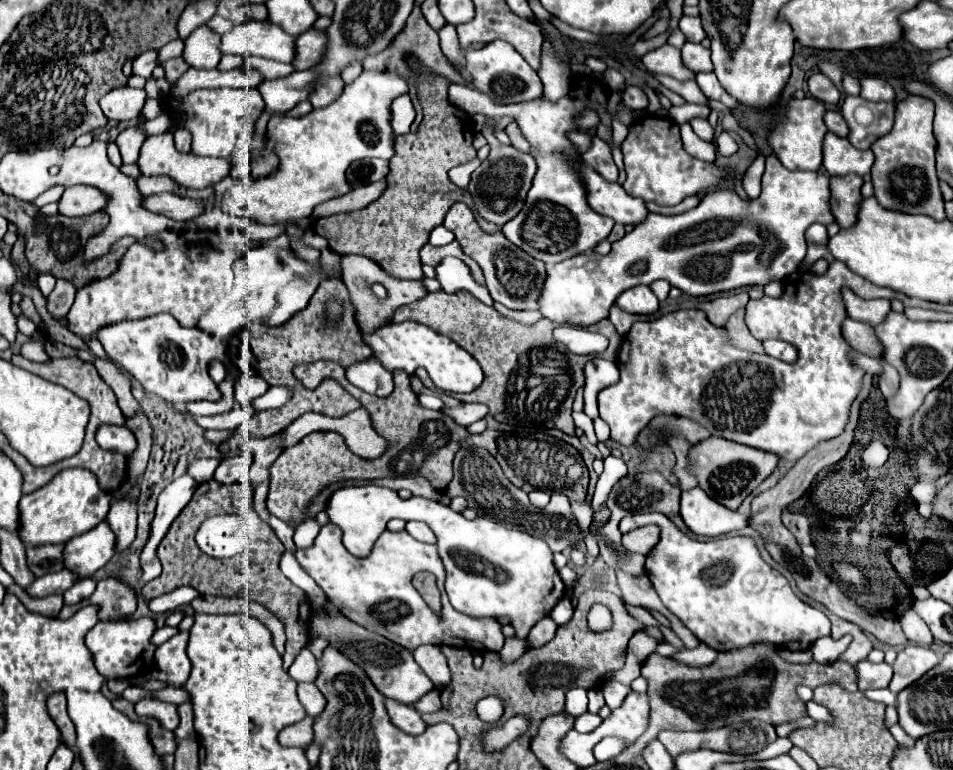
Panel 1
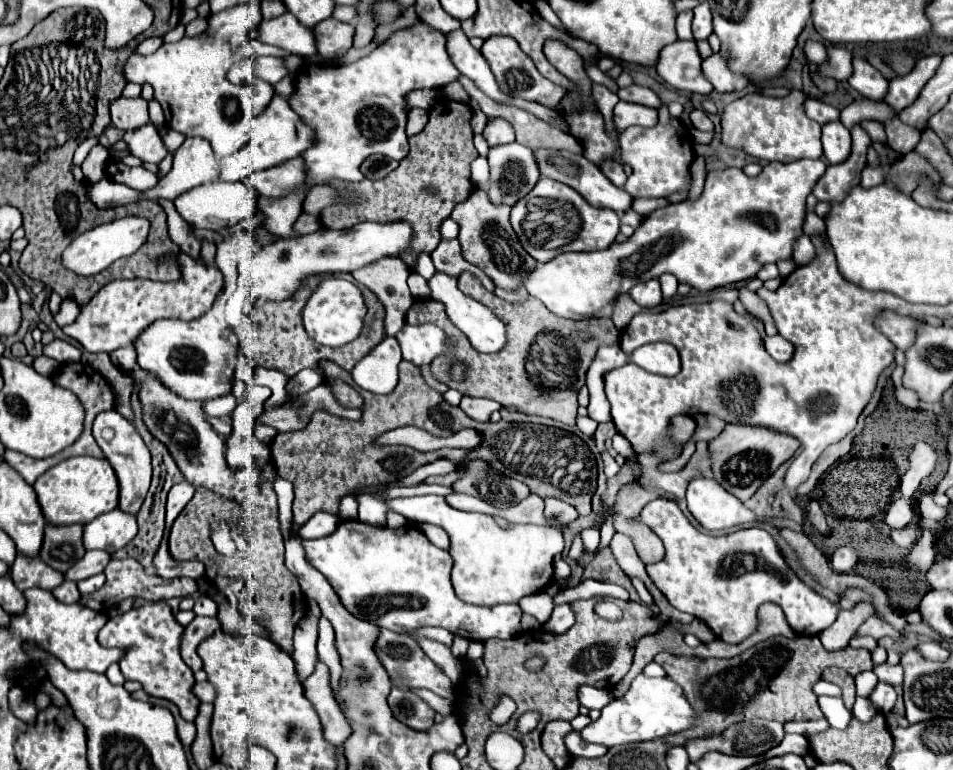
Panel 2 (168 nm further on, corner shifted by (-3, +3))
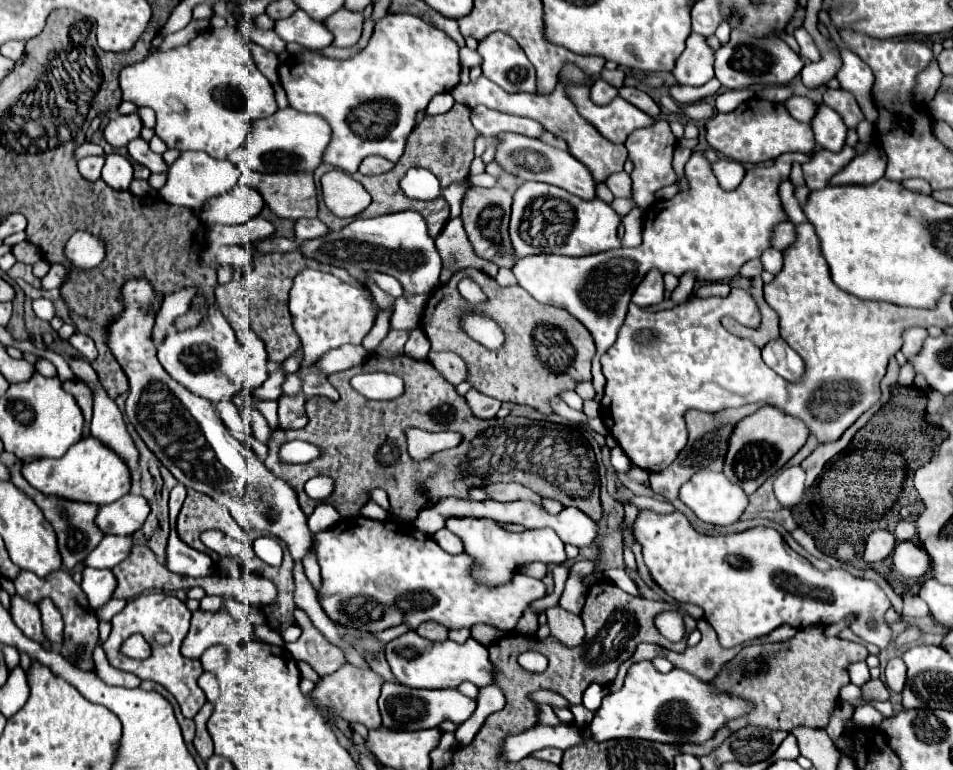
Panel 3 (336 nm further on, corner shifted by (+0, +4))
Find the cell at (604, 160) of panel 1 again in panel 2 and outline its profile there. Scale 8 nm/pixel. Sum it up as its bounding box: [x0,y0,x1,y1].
[601,160,627,188]

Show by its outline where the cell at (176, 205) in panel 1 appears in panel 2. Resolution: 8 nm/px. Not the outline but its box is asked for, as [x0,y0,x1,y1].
[175,182,257,232]

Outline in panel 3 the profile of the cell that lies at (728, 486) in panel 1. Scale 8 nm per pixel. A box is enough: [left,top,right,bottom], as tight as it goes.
[722,407,808,495]

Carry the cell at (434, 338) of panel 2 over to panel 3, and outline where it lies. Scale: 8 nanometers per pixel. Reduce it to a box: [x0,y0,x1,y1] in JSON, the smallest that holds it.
[404,327,430,361]

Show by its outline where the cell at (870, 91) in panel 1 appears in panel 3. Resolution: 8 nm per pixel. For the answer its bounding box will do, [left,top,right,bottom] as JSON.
[836,49,878,123]

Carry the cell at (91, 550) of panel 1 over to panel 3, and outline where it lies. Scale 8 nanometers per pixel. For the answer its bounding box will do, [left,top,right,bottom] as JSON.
[94,493,148,535]

